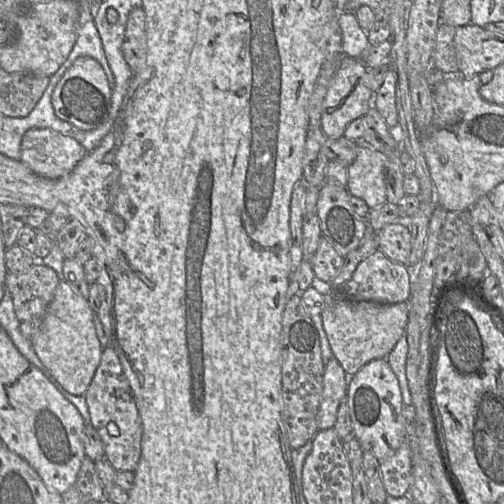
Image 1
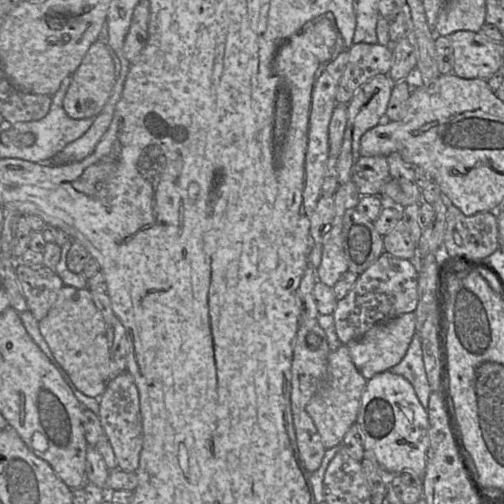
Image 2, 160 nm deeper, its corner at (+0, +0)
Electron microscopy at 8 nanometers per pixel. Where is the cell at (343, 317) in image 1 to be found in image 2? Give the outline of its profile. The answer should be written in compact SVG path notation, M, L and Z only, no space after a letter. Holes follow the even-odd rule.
M415 312L405 313L389 322L371 328L359 340L344 344L348 346L350 357L358 371L367 379L388 371L405 356L416 332Z

